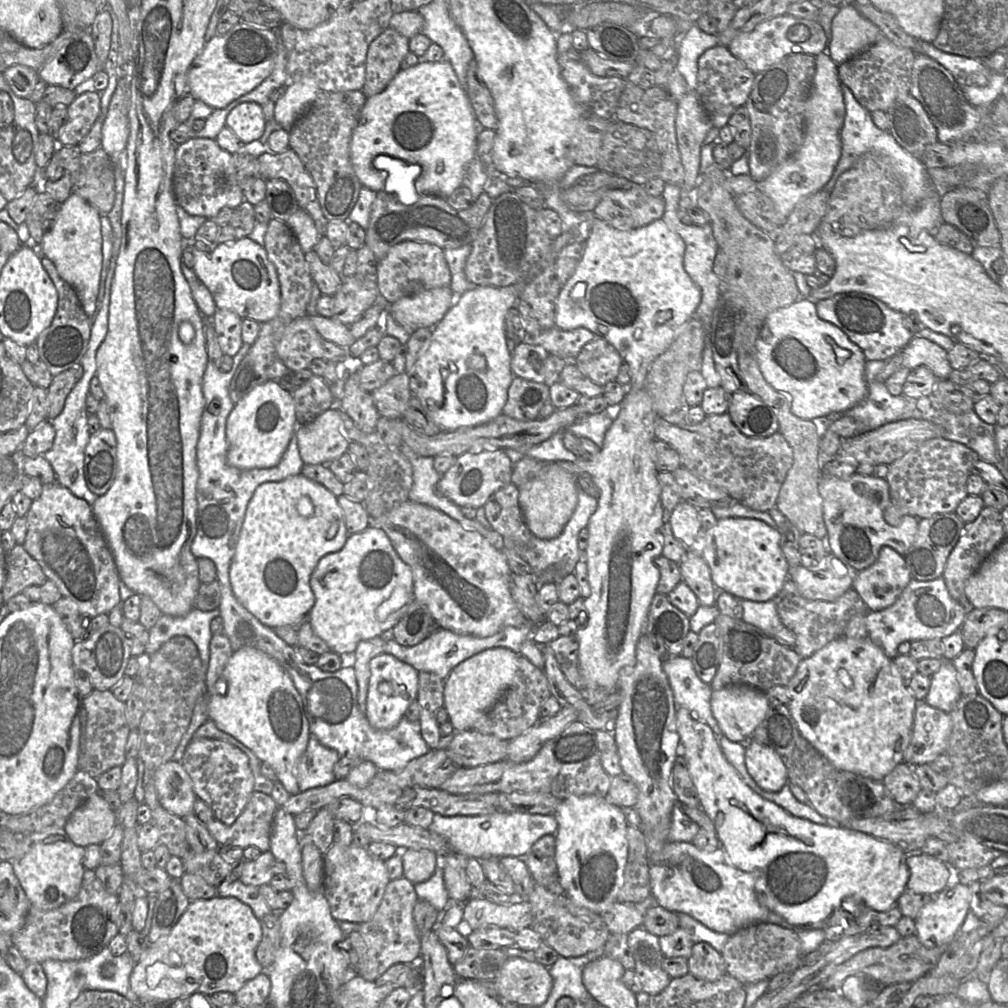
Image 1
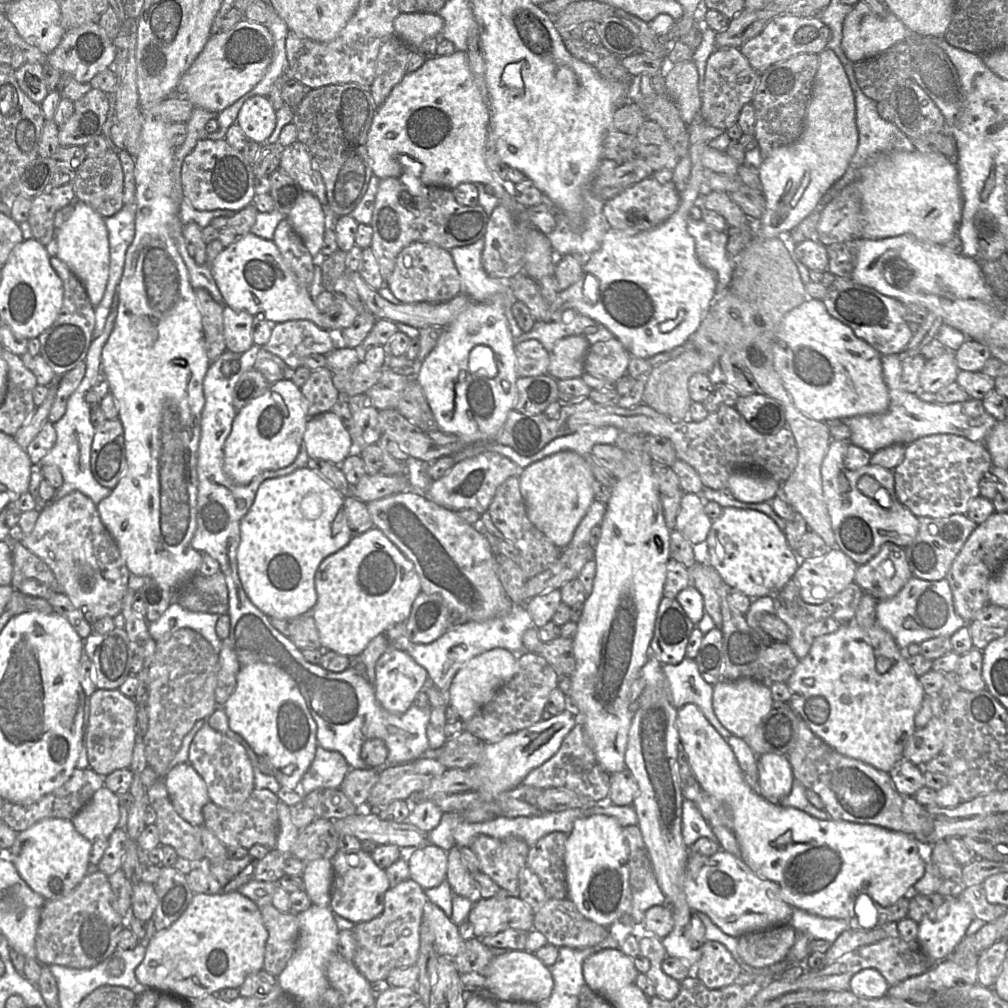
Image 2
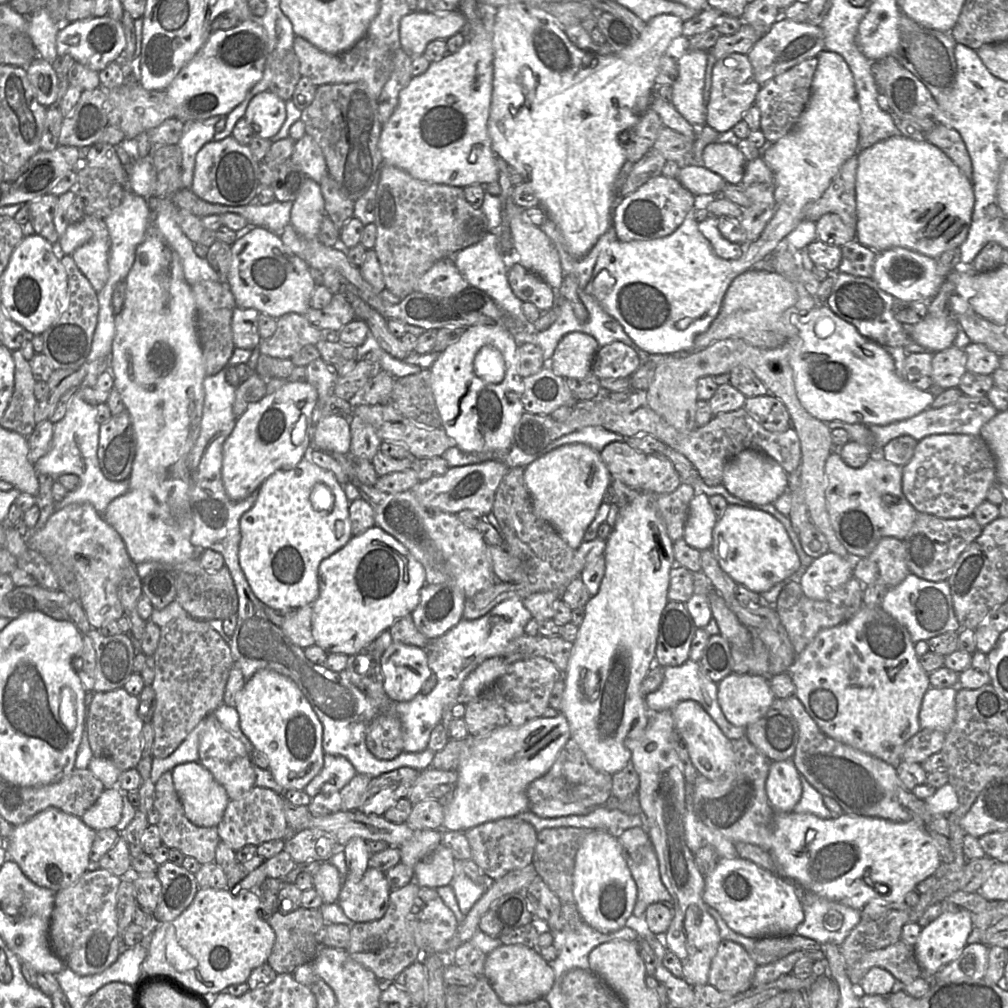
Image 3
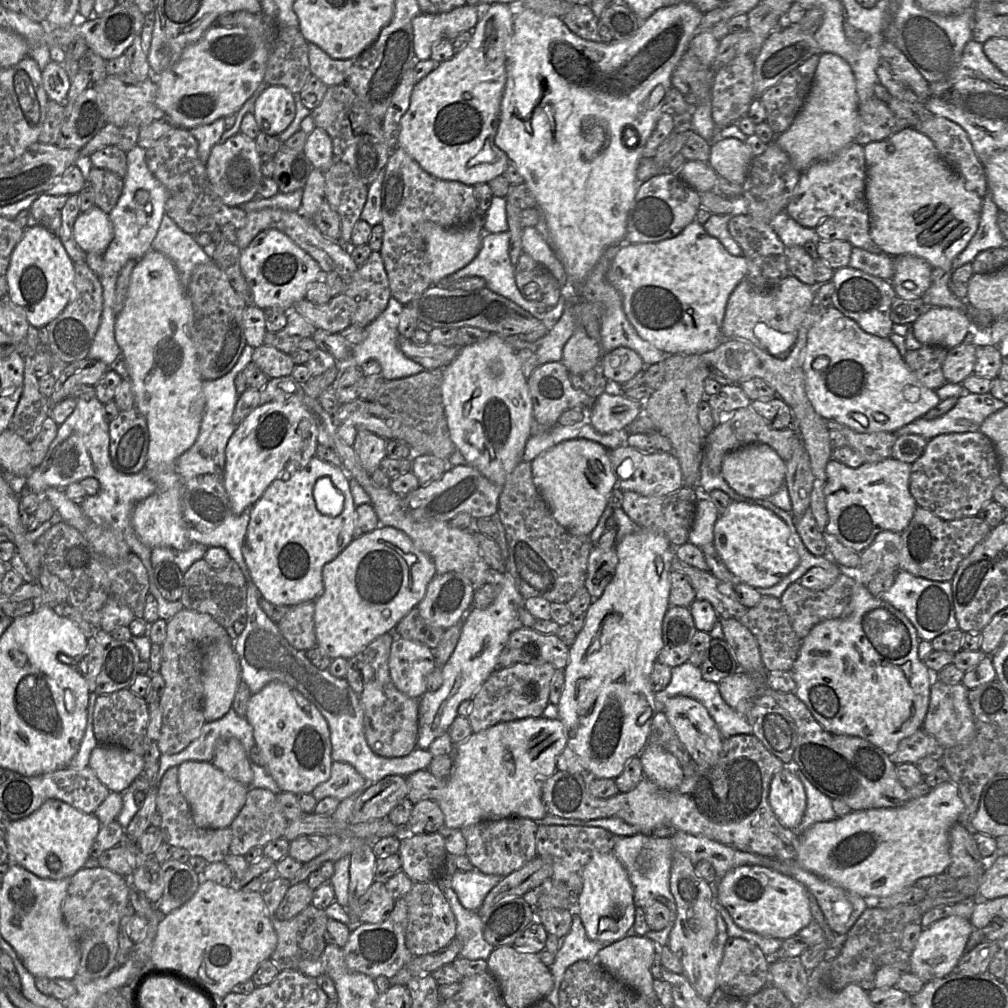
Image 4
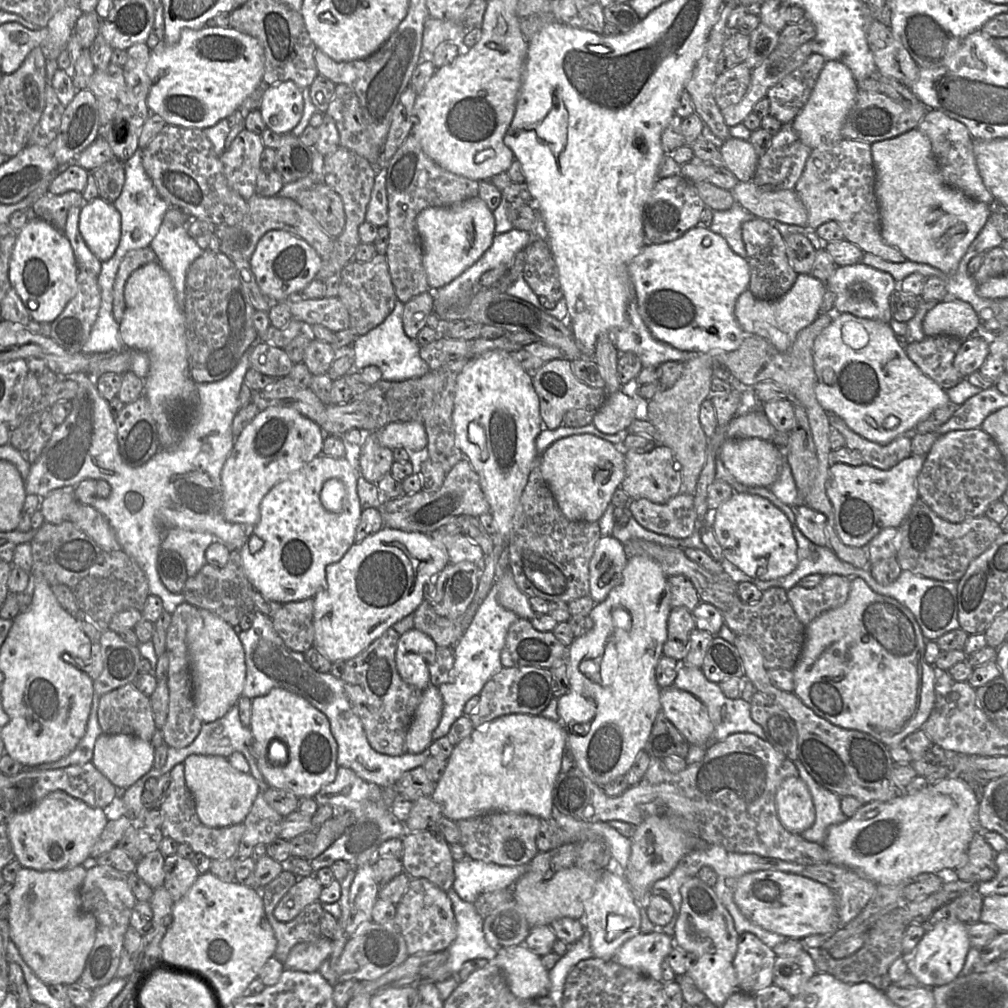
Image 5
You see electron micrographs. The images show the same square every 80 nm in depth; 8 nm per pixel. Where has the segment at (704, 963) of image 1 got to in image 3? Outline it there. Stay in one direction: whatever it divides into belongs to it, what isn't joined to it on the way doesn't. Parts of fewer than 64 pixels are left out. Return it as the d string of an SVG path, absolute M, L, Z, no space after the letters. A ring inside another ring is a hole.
M722 940L711 962L708 984L721 992L745 992L757 967L743 946Z

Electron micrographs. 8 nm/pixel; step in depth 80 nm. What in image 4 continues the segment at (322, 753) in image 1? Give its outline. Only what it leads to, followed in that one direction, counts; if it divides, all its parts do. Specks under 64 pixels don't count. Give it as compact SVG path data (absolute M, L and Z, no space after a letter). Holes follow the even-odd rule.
M333 761L330 777L317 785L311 795L317 802L325 797L334 797L341 801L354 793L361 793L368 785L352 765Z

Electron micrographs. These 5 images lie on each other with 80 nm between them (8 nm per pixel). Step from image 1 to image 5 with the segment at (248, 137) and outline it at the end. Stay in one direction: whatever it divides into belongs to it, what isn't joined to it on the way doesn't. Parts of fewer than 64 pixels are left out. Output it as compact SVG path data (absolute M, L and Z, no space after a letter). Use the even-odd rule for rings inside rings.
M293 81L264 85L259 111L266 128L278 133L290 133L303 114L303 92Z

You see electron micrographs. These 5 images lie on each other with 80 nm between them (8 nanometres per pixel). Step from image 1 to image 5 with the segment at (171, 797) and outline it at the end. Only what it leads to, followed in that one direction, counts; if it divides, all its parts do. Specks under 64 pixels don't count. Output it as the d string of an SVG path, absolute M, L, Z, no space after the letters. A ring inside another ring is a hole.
M193 754L184 762L184 777L196 806L200 821L210 828L224 828L242 823L260 792L250 773L235 769L223 756Z

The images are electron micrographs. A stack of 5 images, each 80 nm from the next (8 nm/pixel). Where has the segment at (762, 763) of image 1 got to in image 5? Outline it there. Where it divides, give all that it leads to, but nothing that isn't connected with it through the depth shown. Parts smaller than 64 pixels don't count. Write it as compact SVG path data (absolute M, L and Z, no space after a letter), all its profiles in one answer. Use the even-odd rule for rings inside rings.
M788 777L779 786L775 804L782 825L801 835L815 822L816 812L811 793L799 777Z

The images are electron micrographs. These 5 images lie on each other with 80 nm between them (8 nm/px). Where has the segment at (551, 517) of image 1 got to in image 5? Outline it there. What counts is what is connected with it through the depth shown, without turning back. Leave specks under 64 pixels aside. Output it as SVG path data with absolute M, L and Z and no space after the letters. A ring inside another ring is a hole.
M591 434L571 435L548 447L540 457L540 471L560 510L574 521L597 522L625 477L625 452Z

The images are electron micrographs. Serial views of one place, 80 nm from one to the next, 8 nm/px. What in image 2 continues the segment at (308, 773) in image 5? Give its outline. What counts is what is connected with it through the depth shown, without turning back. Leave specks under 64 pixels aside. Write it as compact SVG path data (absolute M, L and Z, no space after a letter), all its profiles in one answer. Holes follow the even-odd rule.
M271 664L244 665L237 673L235 690L220 706L225 710L230 729L242 736L256 755L268 759L280 785L299 790L301 779L314 760L318 742L316 722L295 681Z

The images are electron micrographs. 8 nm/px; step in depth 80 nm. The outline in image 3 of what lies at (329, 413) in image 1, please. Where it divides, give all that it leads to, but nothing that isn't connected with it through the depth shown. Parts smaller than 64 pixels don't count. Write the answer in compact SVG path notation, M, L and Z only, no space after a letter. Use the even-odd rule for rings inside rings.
M321 416L314 425L312 446L328 453L350 454L350 418Z

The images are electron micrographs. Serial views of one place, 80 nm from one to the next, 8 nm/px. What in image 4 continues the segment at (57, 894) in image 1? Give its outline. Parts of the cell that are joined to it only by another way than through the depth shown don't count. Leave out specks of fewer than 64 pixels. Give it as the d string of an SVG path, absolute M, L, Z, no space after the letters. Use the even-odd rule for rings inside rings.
M49 799L29 816L11 821L4 831L9 854L7 862L19 864L40 878L53 880L71 878L84 867L85 862L90 857L89 851L101 826L99 819L93 813L83 813L66 802Z

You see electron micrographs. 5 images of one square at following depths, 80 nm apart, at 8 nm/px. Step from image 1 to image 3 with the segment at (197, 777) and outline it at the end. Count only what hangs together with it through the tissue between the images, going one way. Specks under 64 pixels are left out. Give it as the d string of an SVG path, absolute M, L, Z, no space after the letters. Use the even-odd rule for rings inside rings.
M213 713L205 719L206 725L199 739L198 762L225 788L230 800L237 800L255 786L256 775L249 755L244 744L222 728Z

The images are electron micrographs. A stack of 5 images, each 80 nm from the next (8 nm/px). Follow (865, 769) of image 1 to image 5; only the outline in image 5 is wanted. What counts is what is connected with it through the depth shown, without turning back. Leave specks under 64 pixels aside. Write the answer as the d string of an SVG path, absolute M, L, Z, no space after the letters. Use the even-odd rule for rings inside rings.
M861 577L854 578L847 601L838 608L822 613L806 627L802 653L795 667L792 669L794 676L794 693L807 707L821 718L844 729L858 730L867 733L883 742L889 748L893 748L910 734L922 729L935 705L937 669L925 659L927 641L928 640L923 636L915 616L906 606L892 597L876 593Z

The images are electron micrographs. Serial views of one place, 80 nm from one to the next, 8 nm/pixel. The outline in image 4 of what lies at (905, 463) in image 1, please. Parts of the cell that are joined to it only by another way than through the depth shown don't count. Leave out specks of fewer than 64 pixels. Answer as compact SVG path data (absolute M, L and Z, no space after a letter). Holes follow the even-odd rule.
M976 431L964 433L947 433L930 439L921 457L912 463L909 488L918 506L931 511L941 519L958 520L966 517L977 516L979 511L986 503L993 501L993 491L1000 484L1000 460L995 449L995 446L993 442L985 434L983 434L980 431Z

